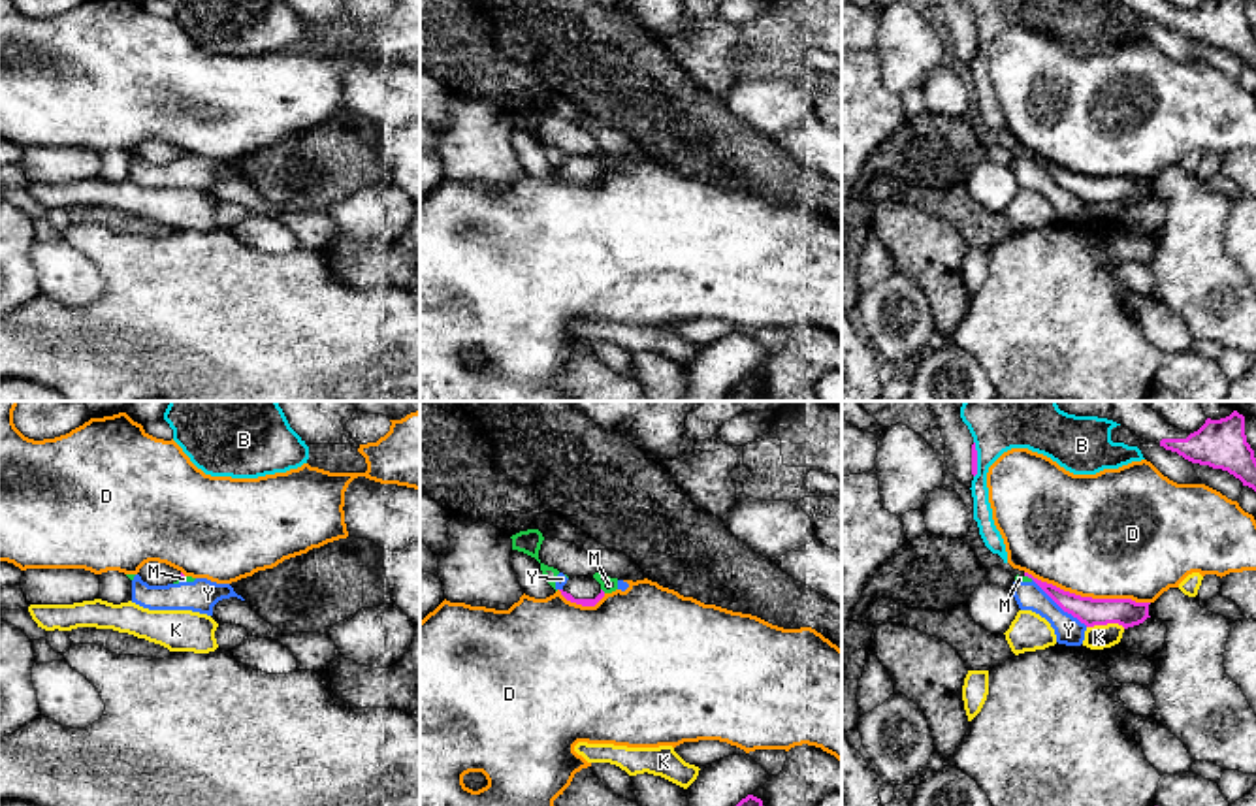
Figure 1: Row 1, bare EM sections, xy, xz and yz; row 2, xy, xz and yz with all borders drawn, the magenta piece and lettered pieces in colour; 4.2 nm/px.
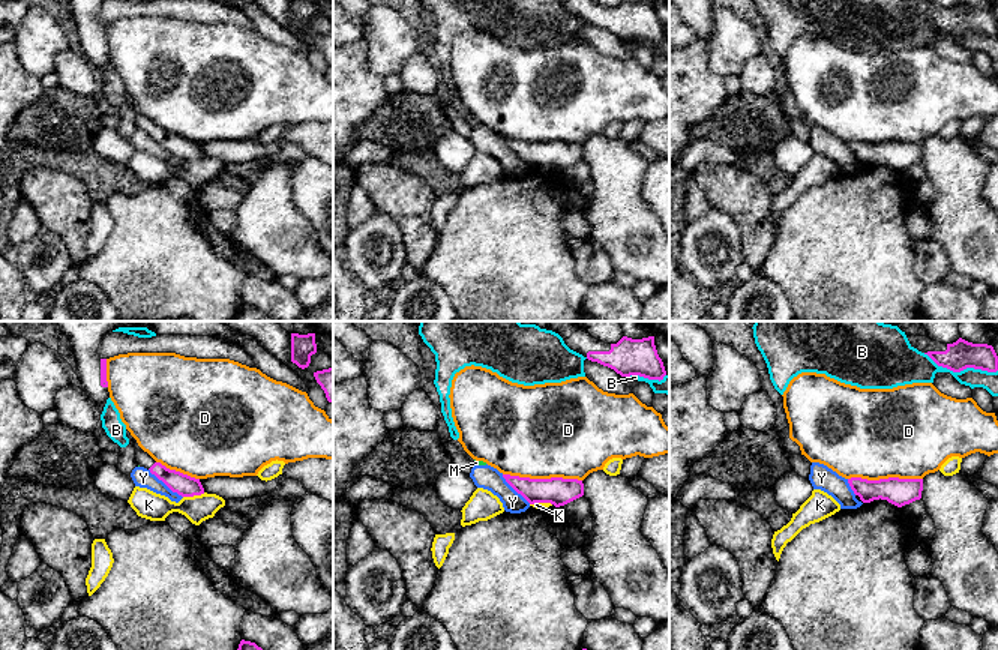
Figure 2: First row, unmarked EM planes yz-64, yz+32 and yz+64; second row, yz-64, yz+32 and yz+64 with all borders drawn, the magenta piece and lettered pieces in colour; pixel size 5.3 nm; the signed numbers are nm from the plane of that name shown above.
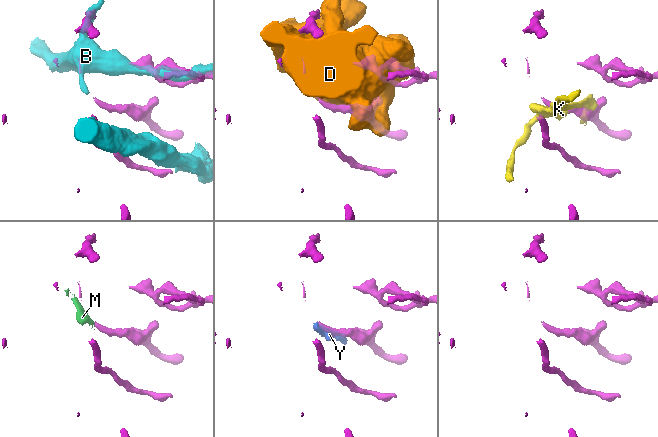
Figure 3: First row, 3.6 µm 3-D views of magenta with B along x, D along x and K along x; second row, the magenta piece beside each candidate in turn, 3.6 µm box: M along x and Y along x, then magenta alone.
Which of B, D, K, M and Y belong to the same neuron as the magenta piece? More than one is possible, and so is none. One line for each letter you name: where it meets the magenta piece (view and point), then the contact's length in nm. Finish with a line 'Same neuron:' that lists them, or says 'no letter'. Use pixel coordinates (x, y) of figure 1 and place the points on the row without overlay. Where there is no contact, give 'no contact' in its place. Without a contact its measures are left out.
Same neuron: no letter

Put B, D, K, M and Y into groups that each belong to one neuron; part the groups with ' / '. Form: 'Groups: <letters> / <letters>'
Groups: B / D / K / M Y

